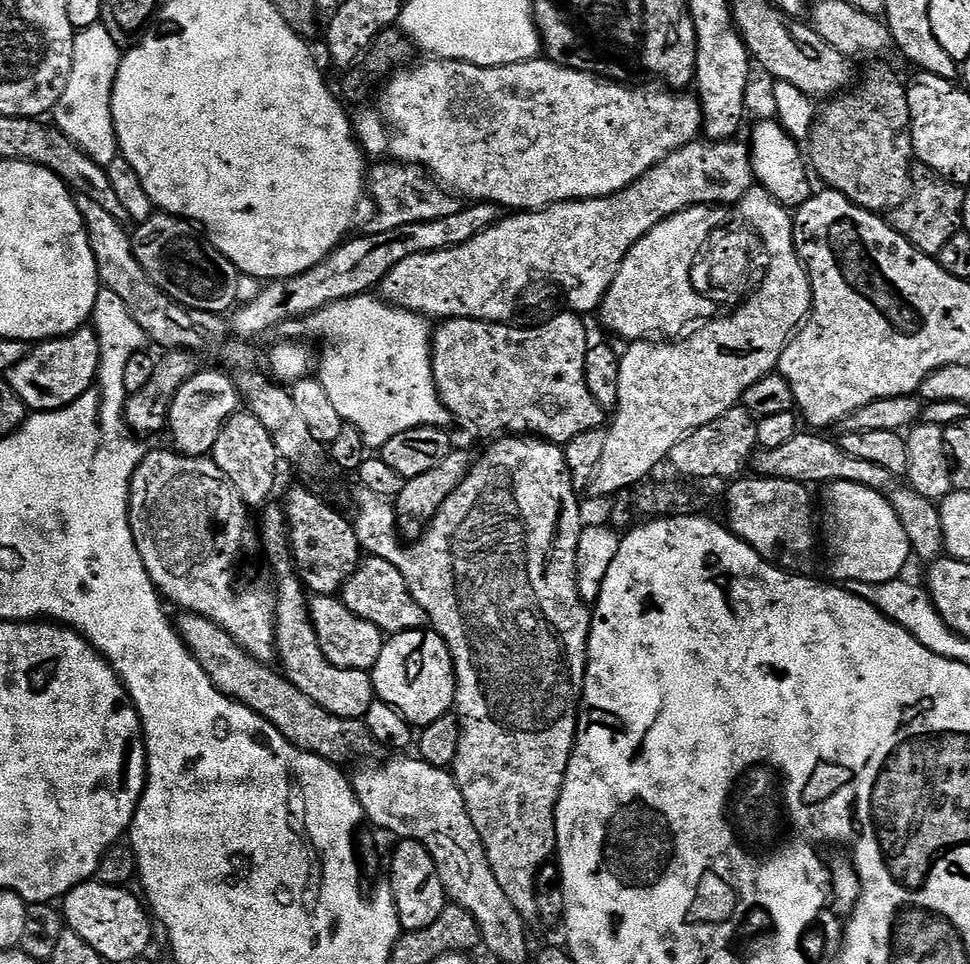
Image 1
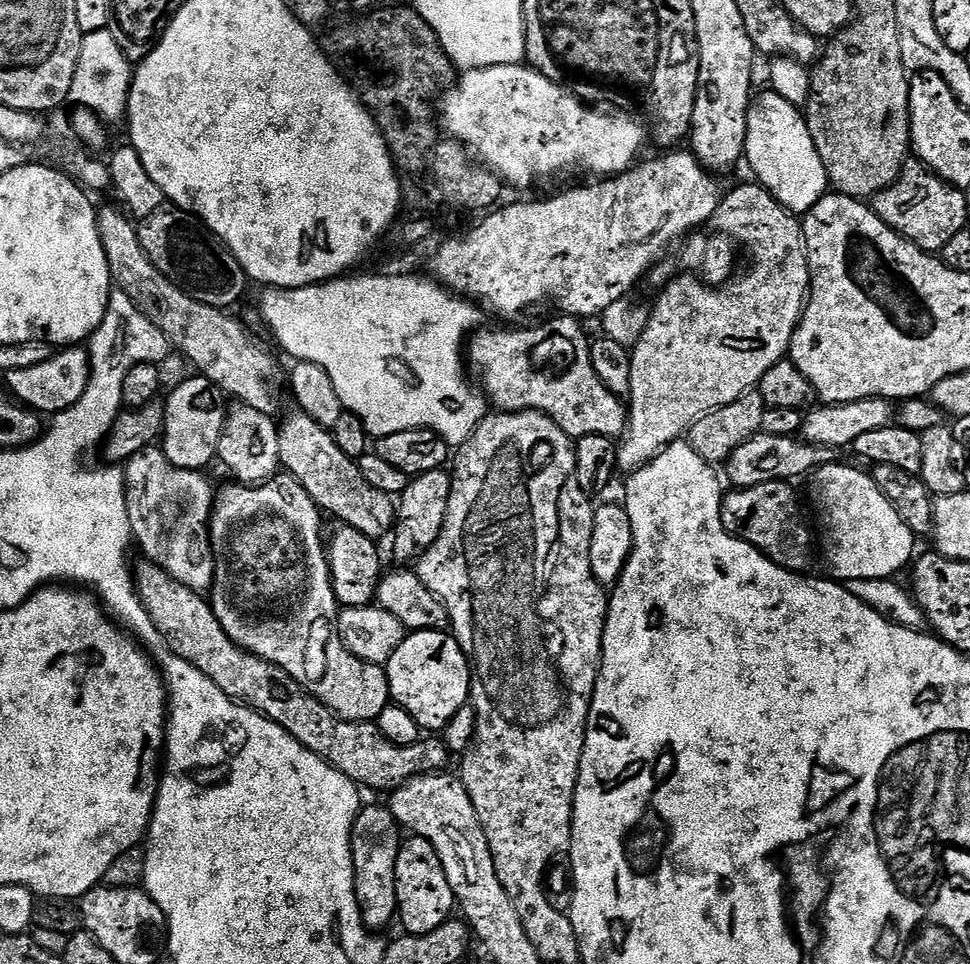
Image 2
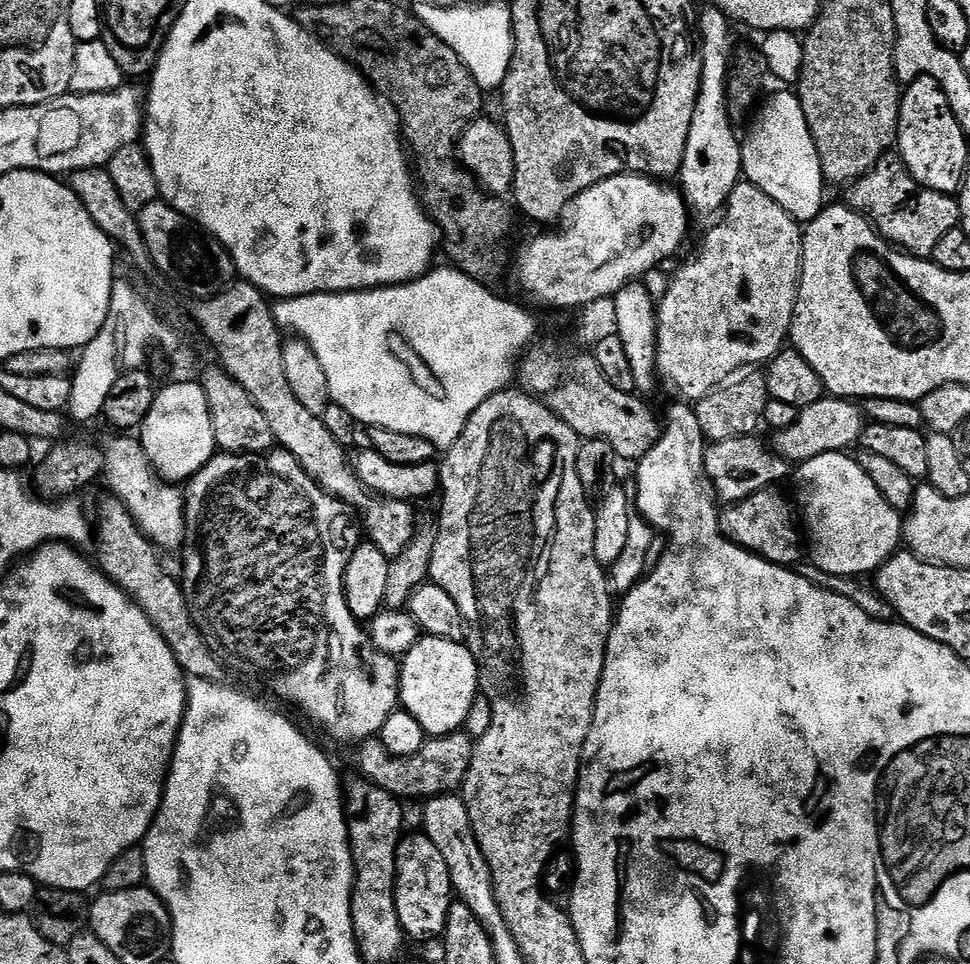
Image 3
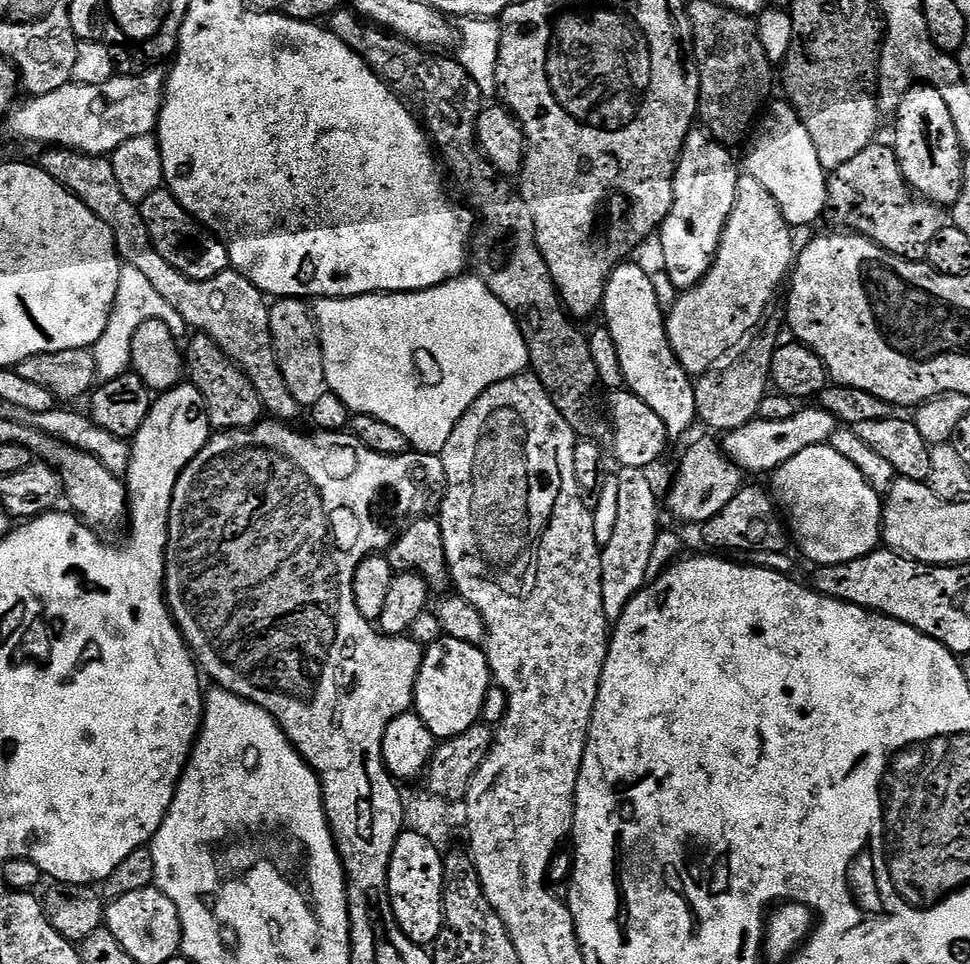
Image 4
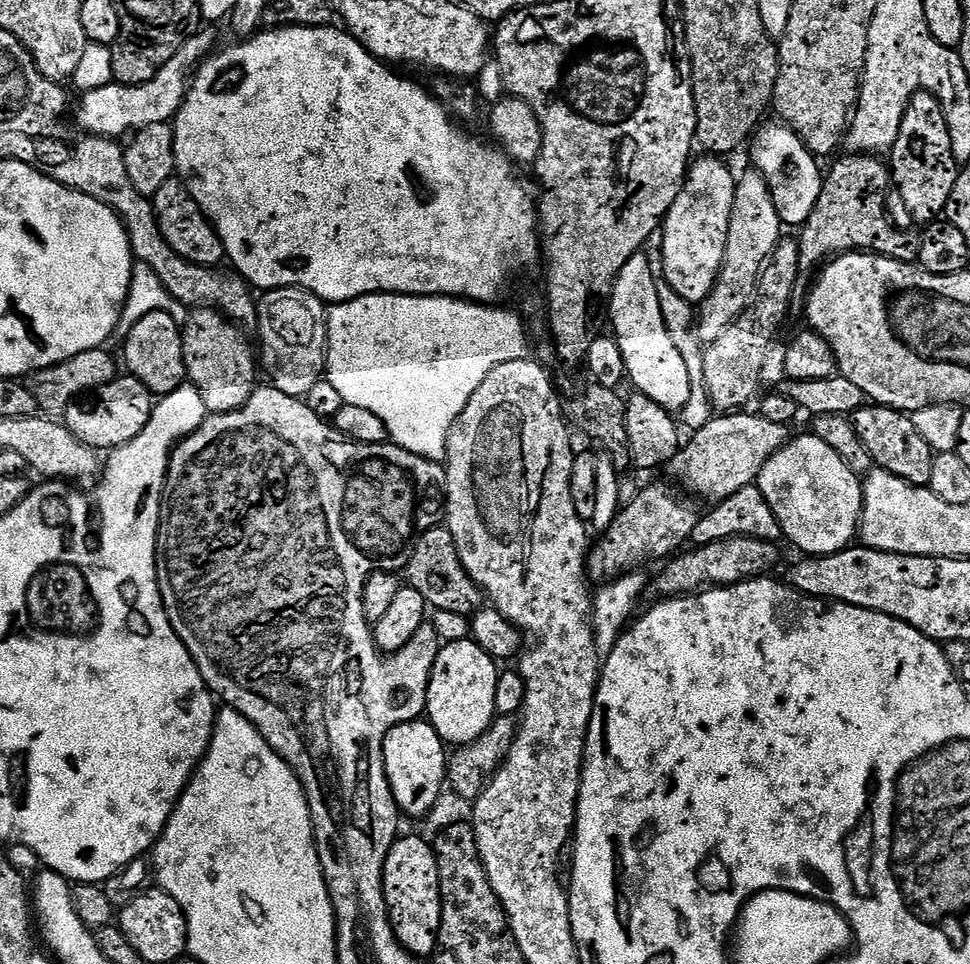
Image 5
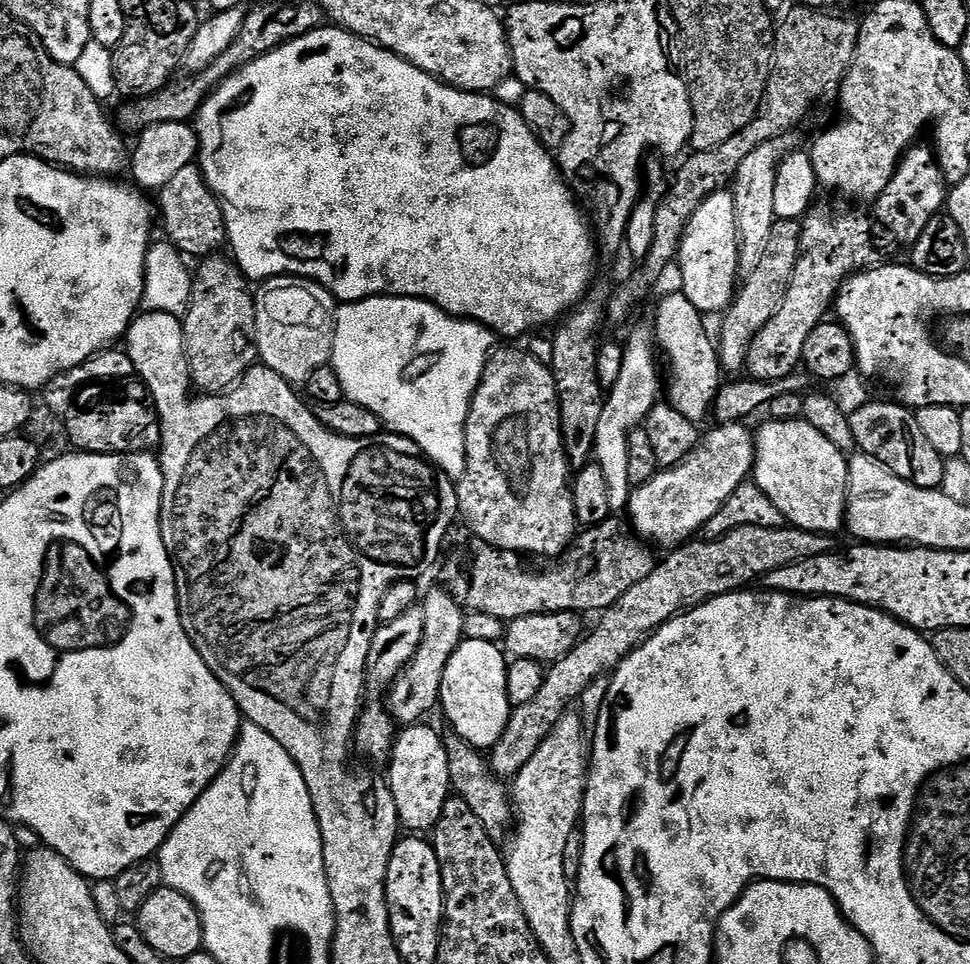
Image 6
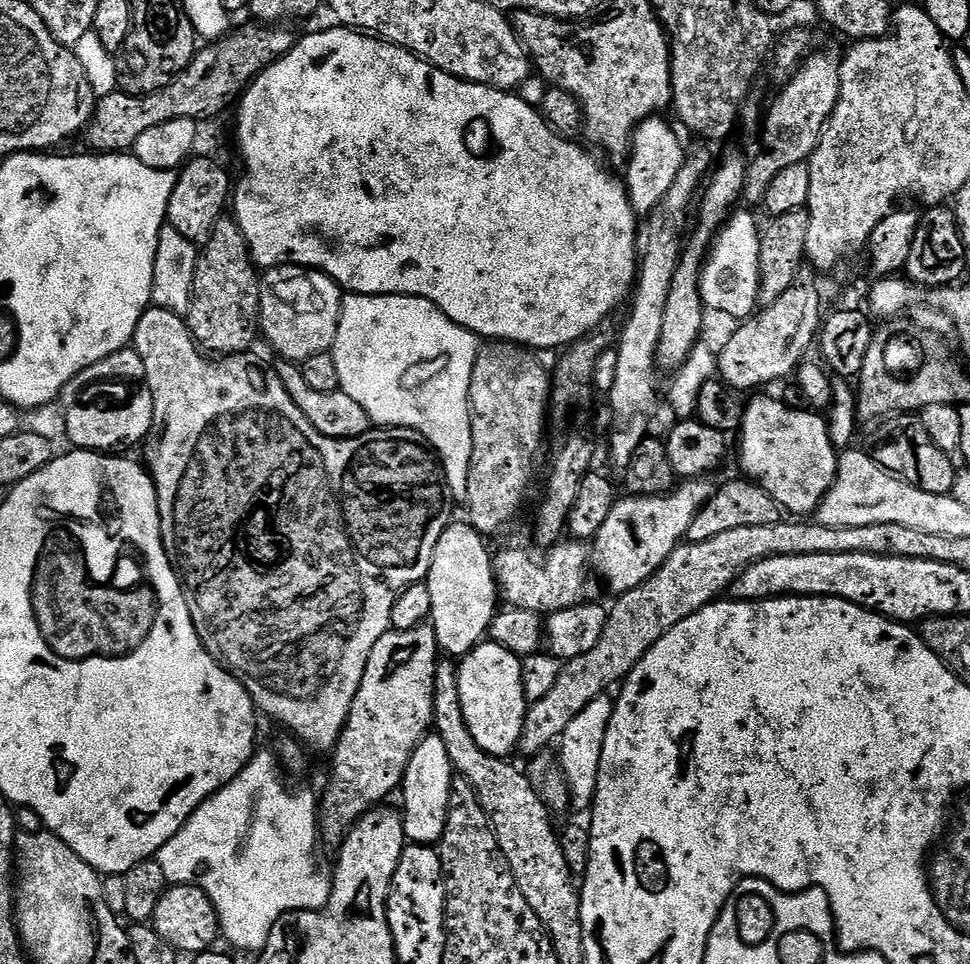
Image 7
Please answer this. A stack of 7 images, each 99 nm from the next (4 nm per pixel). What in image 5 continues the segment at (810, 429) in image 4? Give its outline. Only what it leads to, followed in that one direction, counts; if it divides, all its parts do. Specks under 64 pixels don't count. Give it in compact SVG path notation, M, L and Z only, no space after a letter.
M728 412L725 414L720 414L714 416L711 421L709 421L706 426L701 428L698 431L695 431L691 437L692 440L685 445L685 448L682 452L682 460L684 456L684 480L686 482L686 486L689 489L686 489L691 495L698 494L702 498L706 498L708 502L719 502L721 500L725 500L728 497L732 497L734 494L738 492L738 490L742 490L746 487L751 487L758 479L761 474L762 466L766 466L766 462L770 459L774 453L777 452L779 448L783 448L785 444L788 443L790 439L789 429L782 425L775 425L774 422L770 422L766 419L766 417L762 416L761 414L758 415L757 413L750 414L751 412Z

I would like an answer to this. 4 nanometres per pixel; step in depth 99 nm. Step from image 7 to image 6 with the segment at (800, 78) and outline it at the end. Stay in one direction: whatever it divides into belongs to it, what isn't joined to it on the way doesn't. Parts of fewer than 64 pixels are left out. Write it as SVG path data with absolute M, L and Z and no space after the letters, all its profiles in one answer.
M785 134L775 140L762 142L762 146L755 148L748 157L742 158L742 166L738 166L738 174L734 181L734 195L736 197L736 229L740 235L738 272L741 277L748 277L755 271L758 262L762 259L766 242L770 242L770 230L777 222L774 210L774 186L778 182L781 160L789 150L797 147L794 137L795 135Z

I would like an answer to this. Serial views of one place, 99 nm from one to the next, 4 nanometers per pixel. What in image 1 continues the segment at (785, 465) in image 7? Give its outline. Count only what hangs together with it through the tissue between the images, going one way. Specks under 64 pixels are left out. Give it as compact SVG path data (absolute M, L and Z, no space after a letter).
M834 482L833 484L827 485L823 489L824 492L824 524L822 520L822 528L828 531L828 572L833 581L836 582L847 582L849 580L857 580L858 582L866 582L867 584L885 584L891 580L897 579L901 575L900 572L908 564L908 556L913 555L912 547L910 542L906 538L906 530L902 530L902 522L898 522L898 514L894 514L894 510L890 506L887 495L883 491L867 488L861 484L855 484L854 482Z

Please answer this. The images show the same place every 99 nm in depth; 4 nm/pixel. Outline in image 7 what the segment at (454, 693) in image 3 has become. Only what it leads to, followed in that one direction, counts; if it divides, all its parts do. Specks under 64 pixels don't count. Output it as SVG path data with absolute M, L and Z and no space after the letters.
M481 642L458 664L458 690L465 724L474 742L491 755L508 758L517 751L528 700L522 690L521 657L502 645Z

